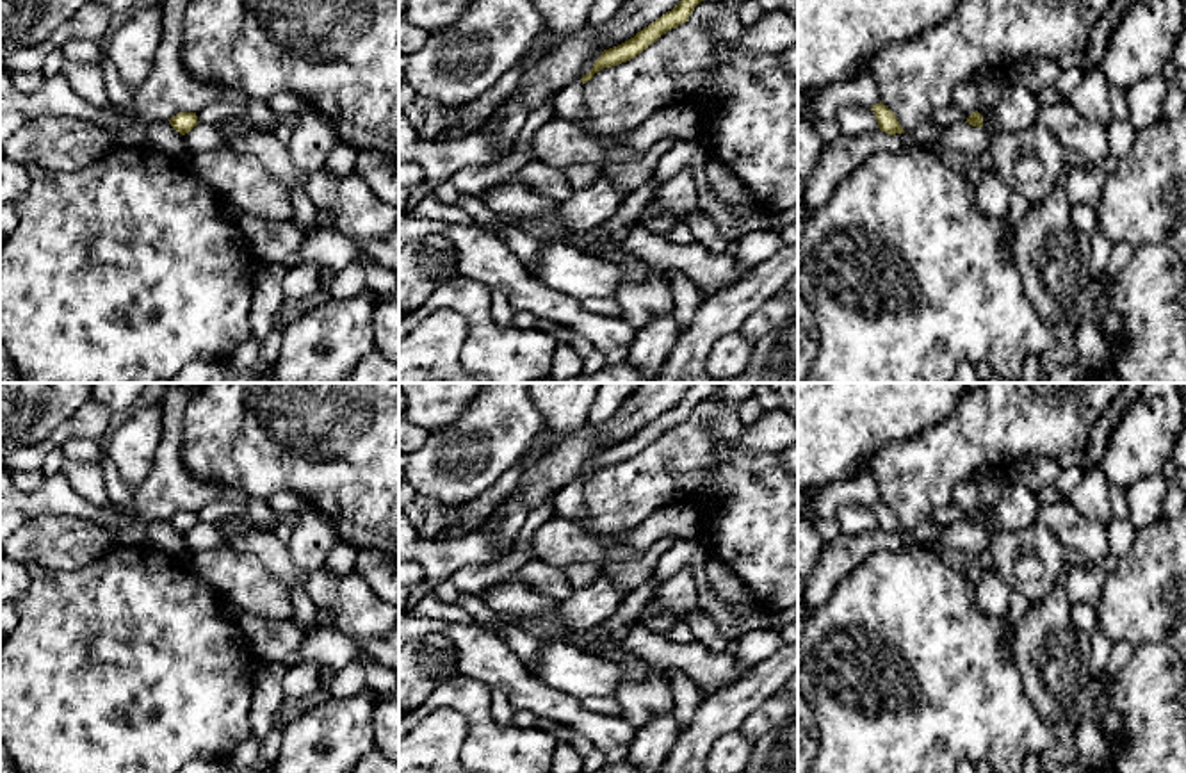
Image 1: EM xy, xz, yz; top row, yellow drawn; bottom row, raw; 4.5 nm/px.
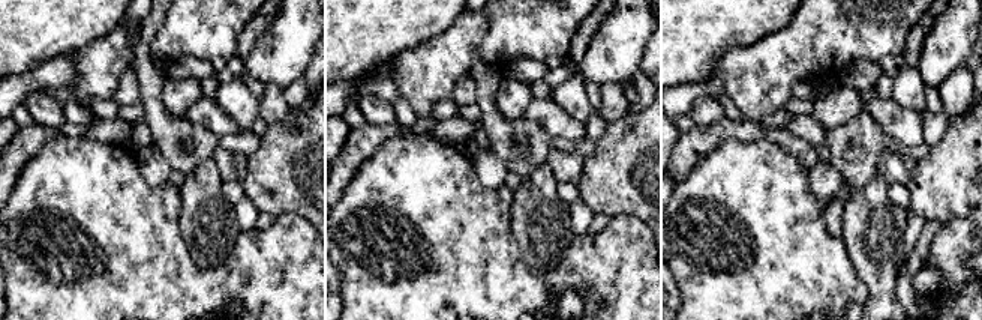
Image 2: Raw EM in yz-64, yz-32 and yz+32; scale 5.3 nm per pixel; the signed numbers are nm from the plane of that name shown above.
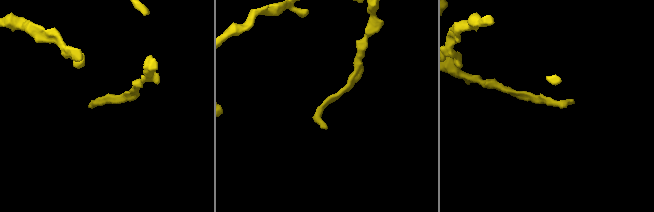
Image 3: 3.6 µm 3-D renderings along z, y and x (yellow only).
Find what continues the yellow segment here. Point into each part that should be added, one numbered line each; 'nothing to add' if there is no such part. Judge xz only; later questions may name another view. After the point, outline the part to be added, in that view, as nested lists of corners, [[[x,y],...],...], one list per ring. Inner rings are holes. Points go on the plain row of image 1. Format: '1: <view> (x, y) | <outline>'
nothing to add

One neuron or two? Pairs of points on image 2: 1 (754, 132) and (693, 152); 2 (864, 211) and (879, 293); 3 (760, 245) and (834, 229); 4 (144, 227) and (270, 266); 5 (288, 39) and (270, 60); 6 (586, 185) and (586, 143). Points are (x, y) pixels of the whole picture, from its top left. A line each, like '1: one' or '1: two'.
1: one
2: one
3: two
4: one
5: one
6: two

